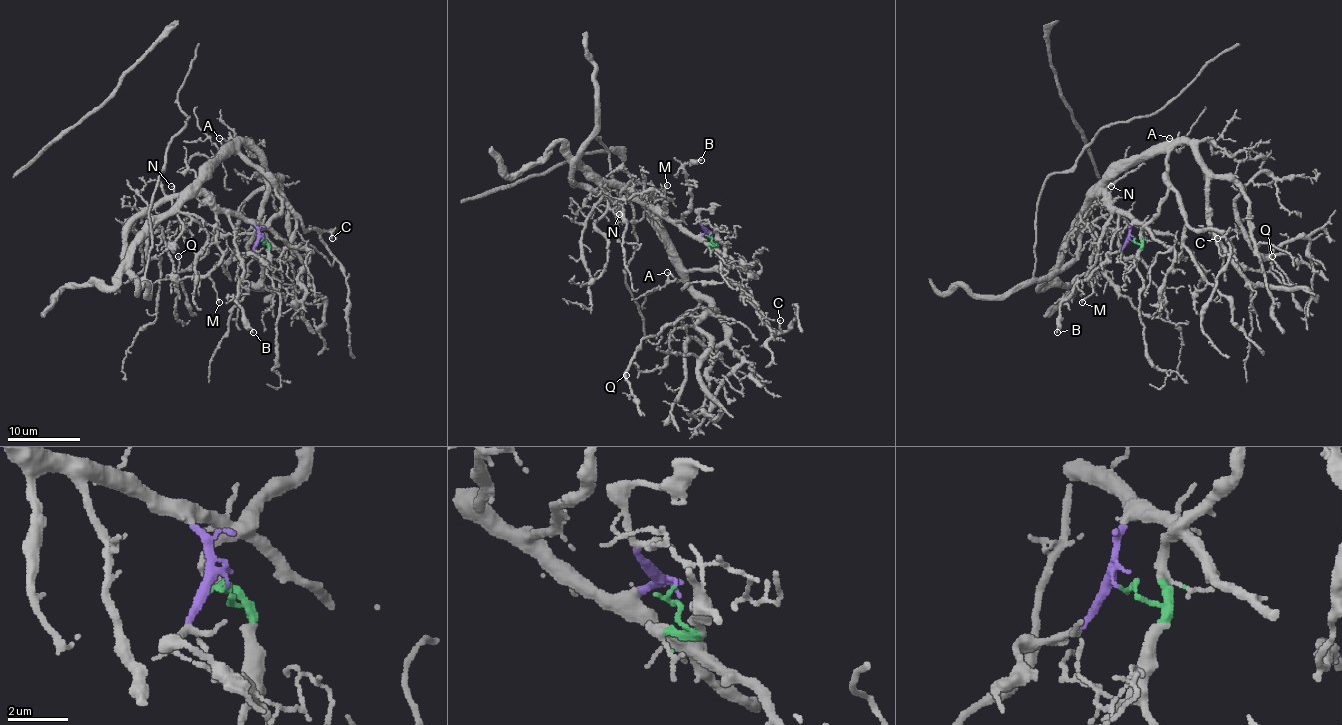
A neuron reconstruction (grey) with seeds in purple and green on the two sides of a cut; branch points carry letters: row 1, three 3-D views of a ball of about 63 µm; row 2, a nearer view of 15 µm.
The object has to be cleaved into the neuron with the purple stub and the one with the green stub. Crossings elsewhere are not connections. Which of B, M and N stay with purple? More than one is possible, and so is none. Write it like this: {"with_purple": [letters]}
{"with_purple": ["B", "M", "N"]}

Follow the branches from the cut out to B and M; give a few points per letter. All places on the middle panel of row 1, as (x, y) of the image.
B: (710, 234), (698, 236), (687, 232), (678, 223), (689, 209), (691, 187), (683, 167), (701, 160)
M: (710, 234), (698, 236), (665, 216), (665, 203), (671, 199), (658, 190), (663, 196), (667, 185)

